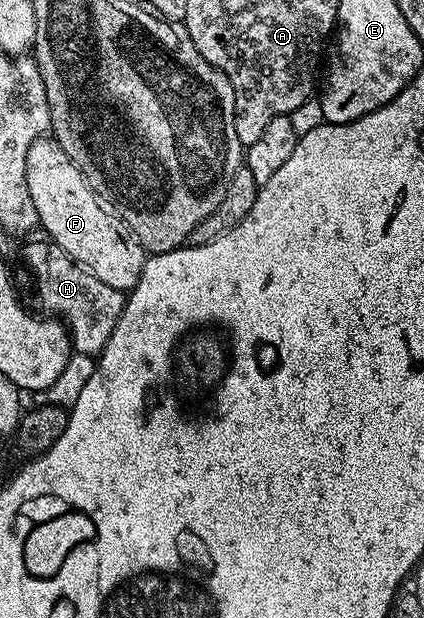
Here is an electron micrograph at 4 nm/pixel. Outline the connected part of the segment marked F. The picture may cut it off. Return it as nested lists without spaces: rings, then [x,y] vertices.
[[[44,137],[33,141],[33,145],[29,147],[29,157],[25,161],[25,169],[29,181],[29,197],[33,197],[39,227],[47,230],[46,238],[50,242],[61,245],[61,249],[65,249],[65,253],[69,253],[69,257],[73,257],[77,265],[93,273],[97,281],[105,281],[105,285],[113,285],[113,289],[124,293],[131,292],[141,277],[141,269],[145,262],[143,247],[135,240],[134,233],[127,228],[127,222],[116,215],[114,210],[104,203],[96,195],[95,190],[87,184],[87,179],[81,173],[81,169],[73,165],[65,149],[61,149],[61,145],[54,137]]]

